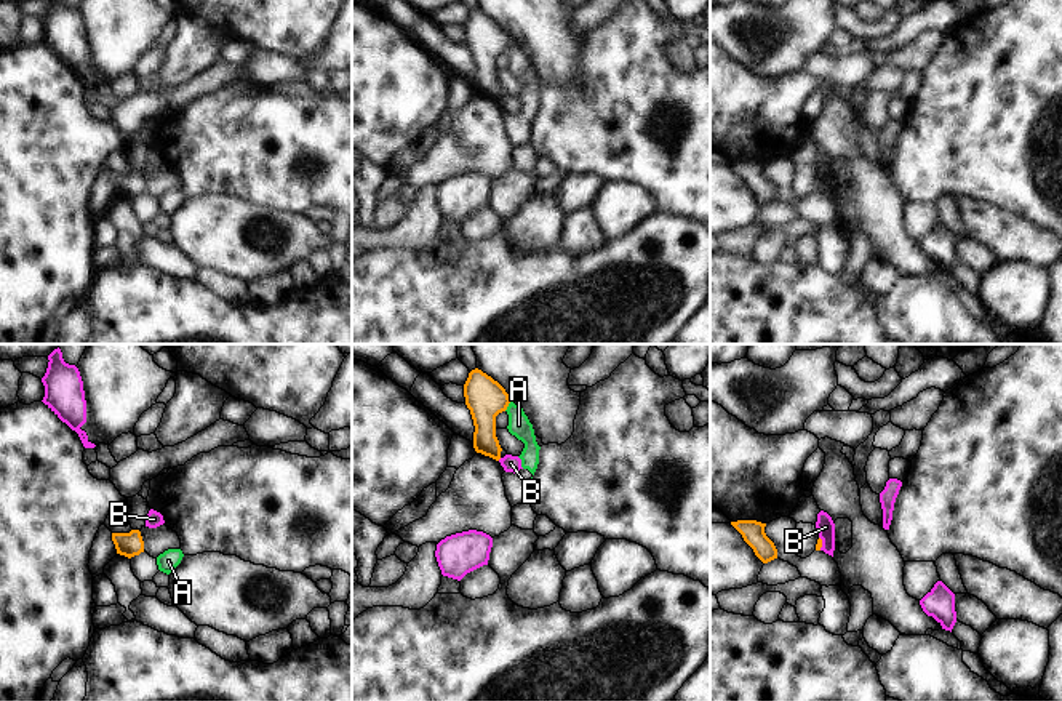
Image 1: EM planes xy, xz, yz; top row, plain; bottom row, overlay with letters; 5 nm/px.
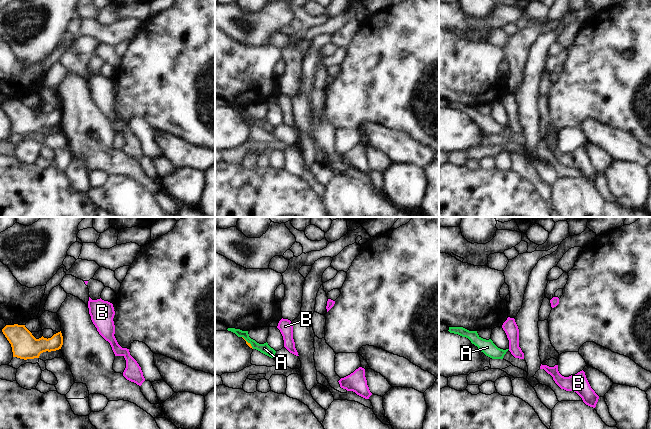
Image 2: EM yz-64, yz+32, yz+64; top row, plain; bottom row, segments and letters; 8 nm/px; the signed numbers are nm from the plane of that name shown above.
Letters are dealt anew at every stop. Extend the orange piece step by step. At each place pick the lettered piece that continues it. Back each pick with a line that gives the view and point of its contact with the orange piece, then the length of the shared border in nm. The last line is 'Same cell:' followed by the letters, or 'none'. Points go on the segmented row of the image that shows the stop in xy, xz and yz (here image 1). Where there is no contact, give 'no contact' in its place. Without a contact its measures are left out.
Same cell: none

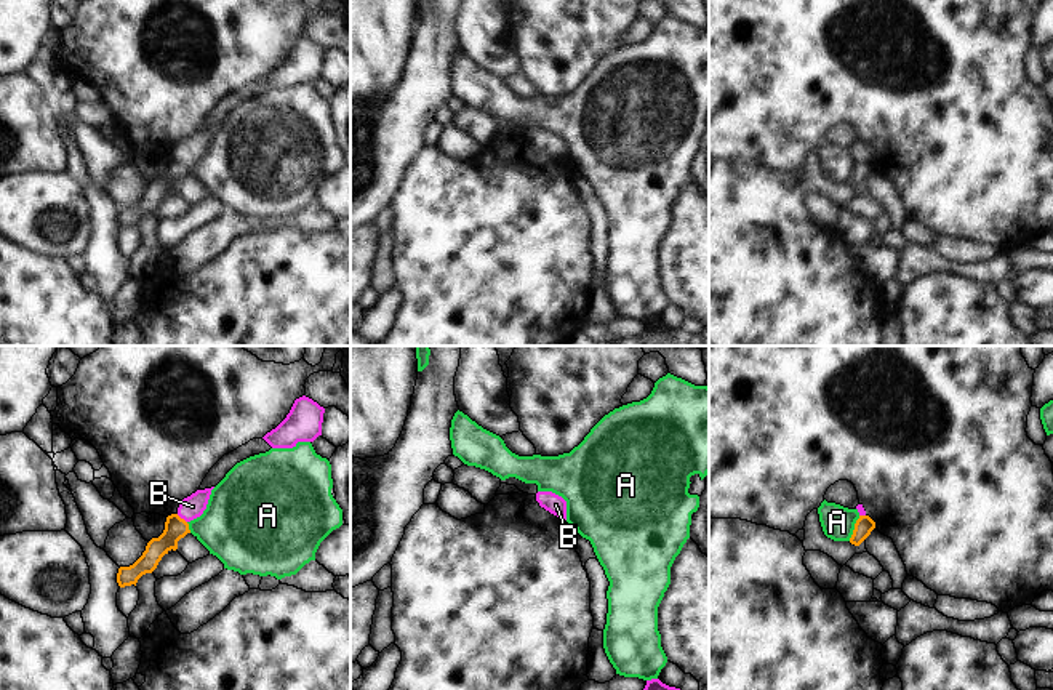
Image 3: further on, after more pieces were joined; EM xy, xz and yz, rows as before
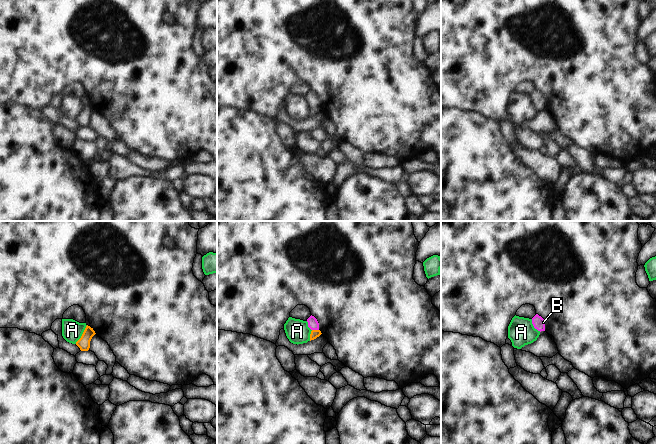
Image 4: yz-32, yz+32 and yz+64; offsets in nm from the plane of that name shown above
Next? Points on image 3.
B: meets orange in xy at (180, 517); contact 70 nm long
Same cell: B

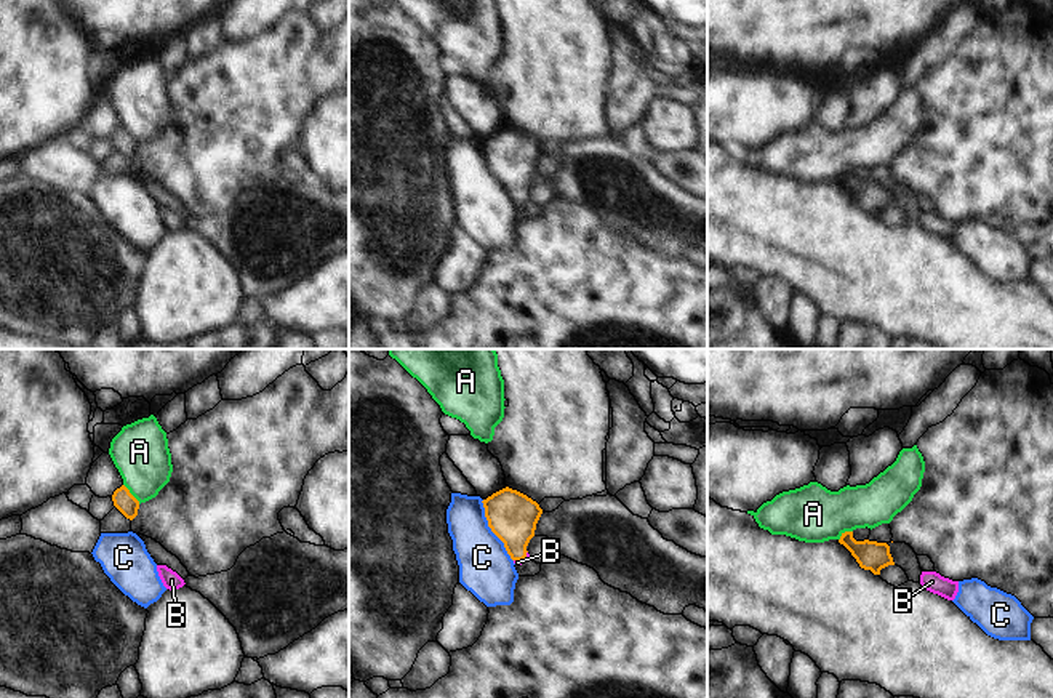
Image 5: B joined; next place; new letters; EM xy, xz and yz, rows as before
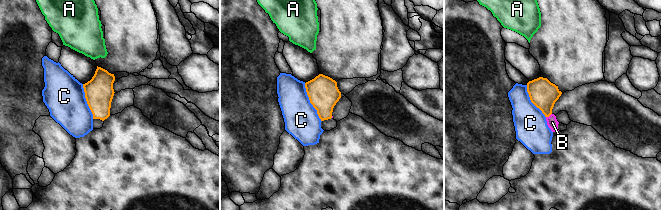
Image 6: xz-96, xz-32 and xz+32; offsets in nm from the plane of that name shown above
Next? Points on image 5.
B: meets orange in xz at (522, 559); contact 90 nm long
Same cell: B

